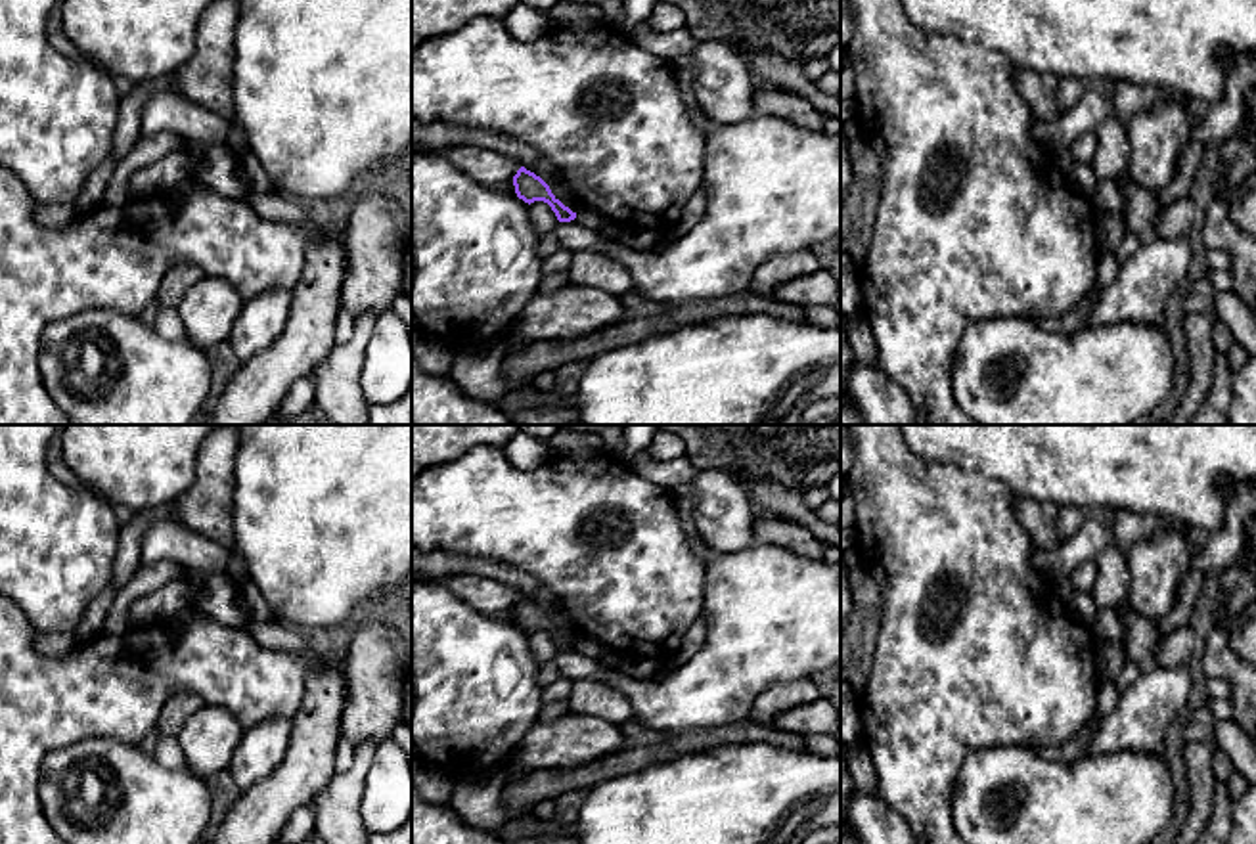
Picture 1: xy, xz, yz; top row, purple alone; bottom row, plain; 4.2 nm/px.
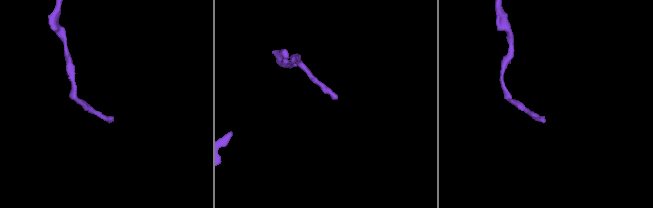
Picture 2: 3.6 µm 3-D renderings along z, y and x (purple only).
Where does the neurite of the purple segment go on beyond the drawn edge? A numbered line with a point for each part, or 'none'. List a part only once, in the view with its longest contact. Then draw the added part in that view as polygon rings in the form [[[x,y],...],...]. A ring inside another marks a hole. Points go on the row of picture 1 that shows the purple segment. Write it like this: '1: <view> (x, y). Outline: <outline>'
none

